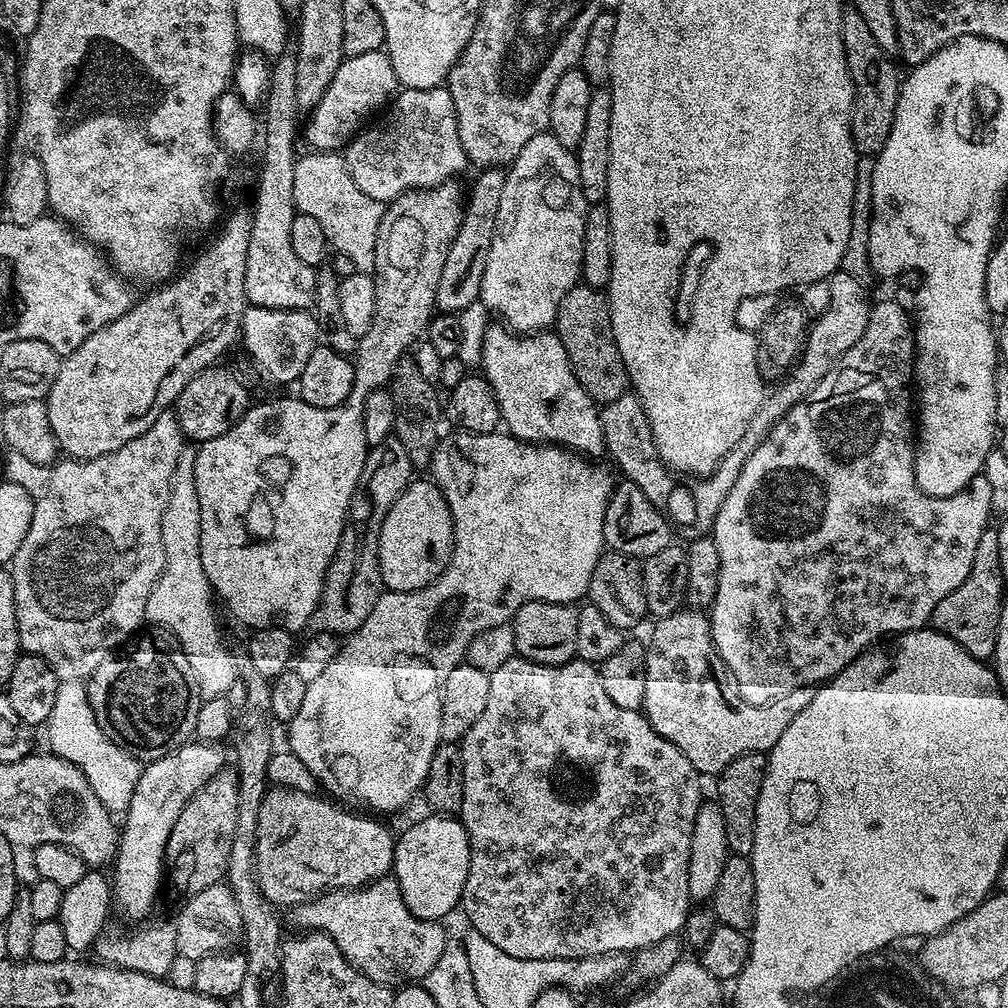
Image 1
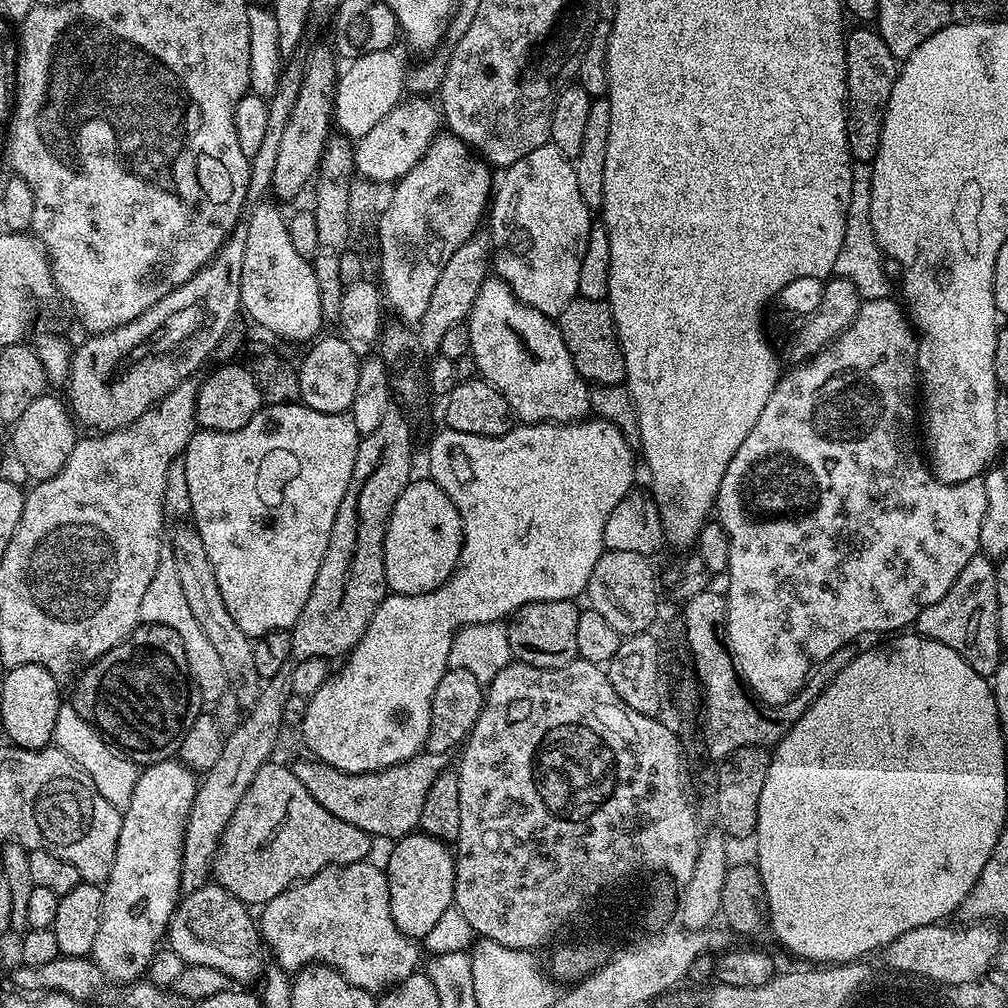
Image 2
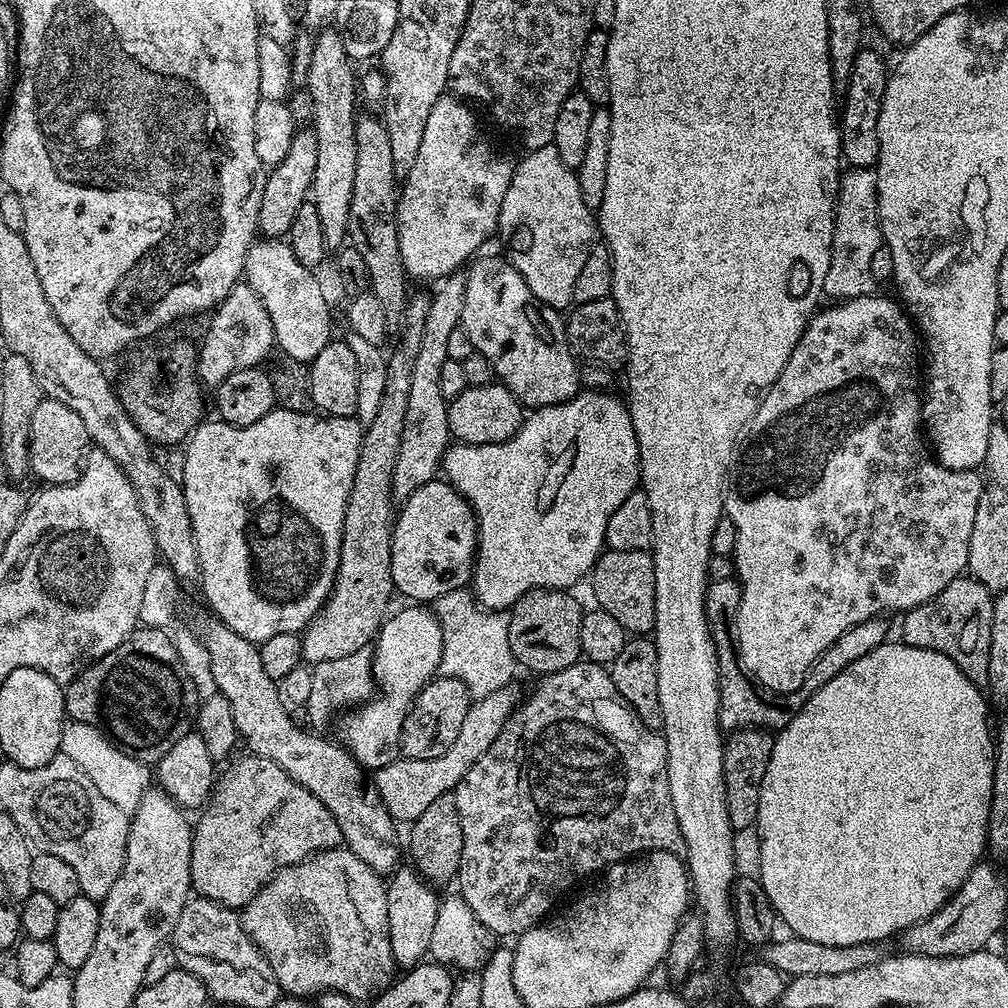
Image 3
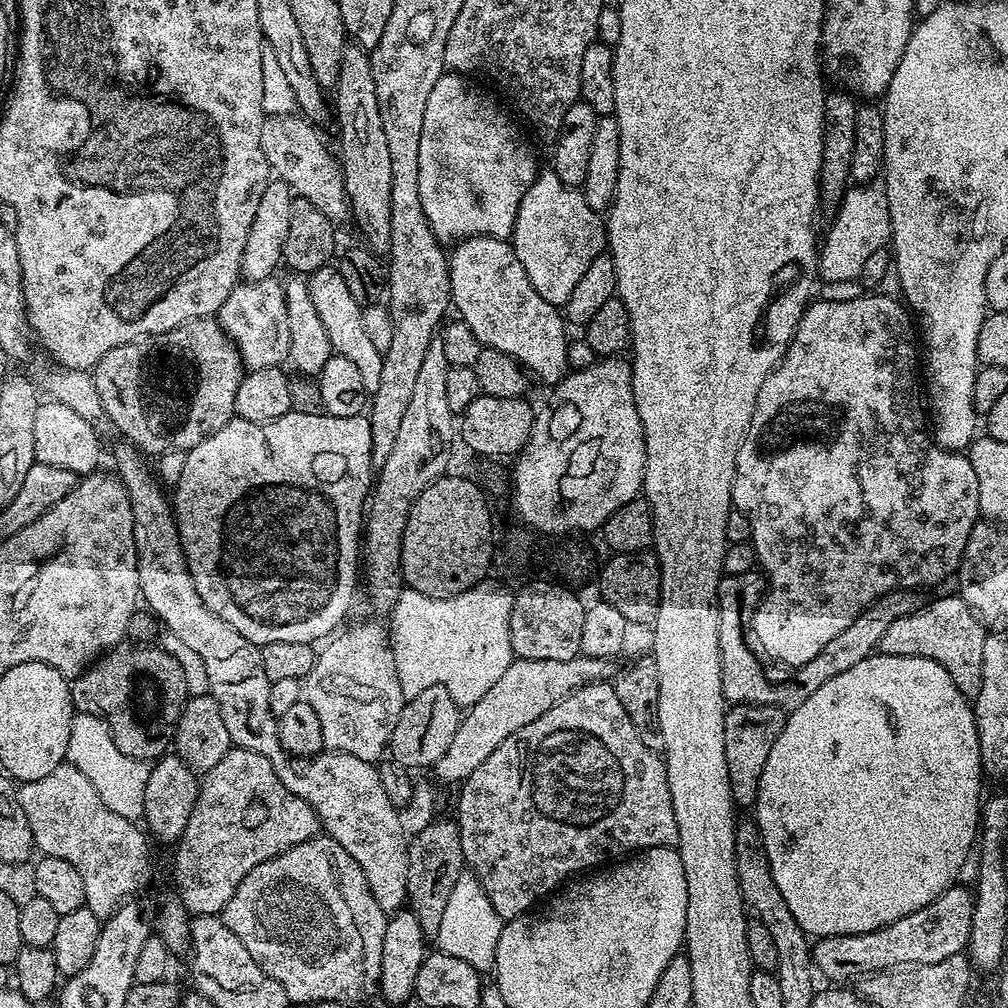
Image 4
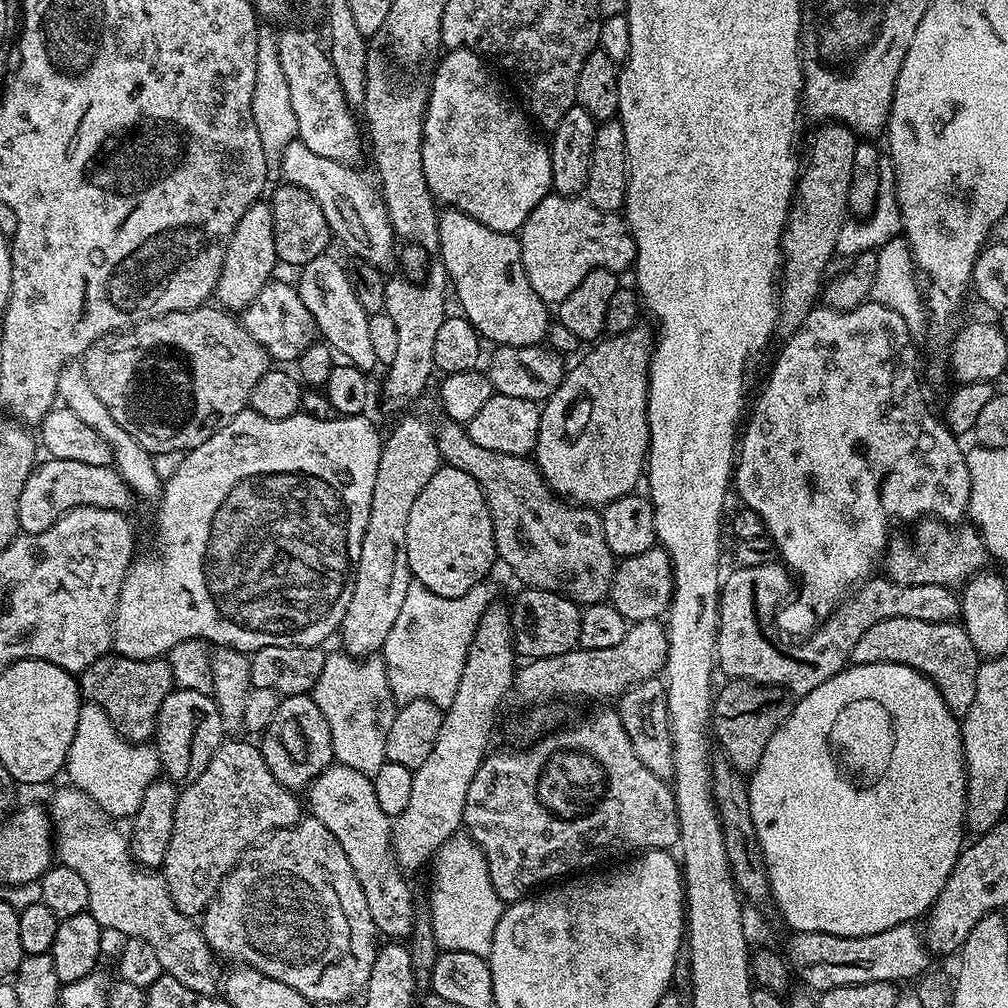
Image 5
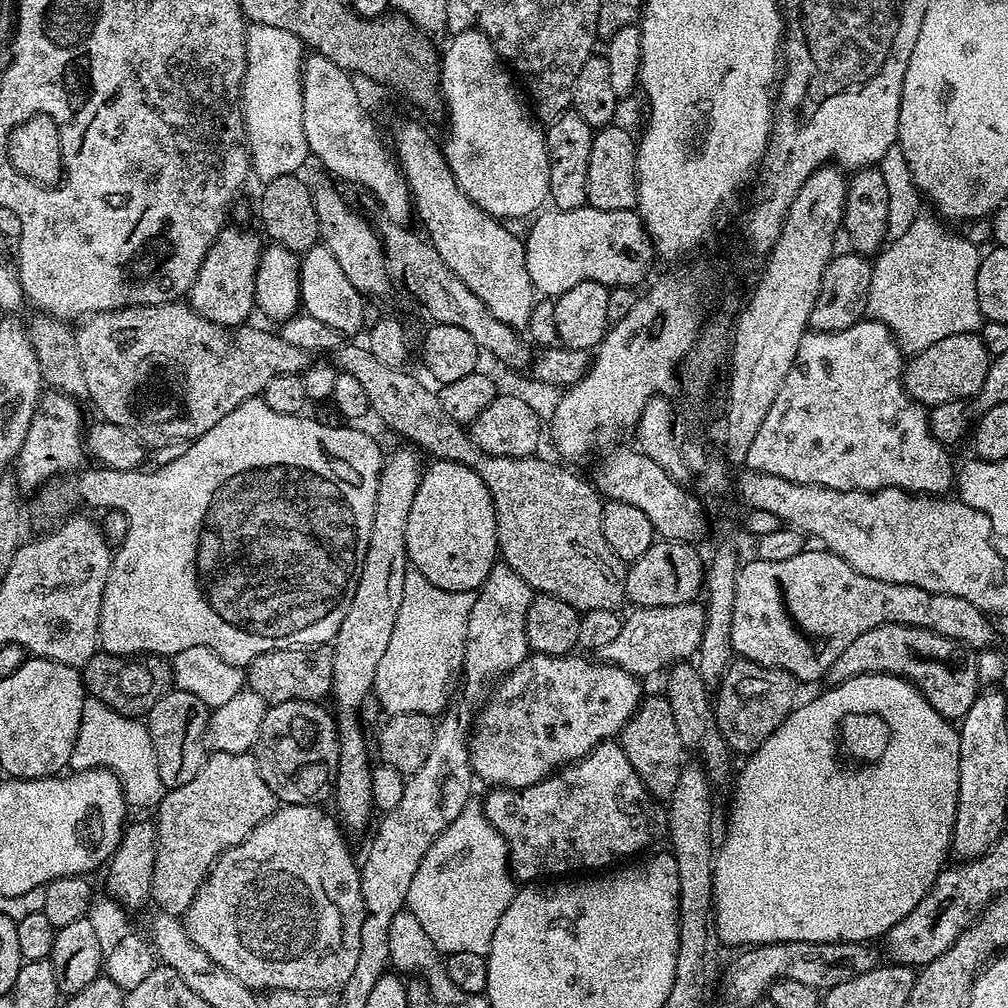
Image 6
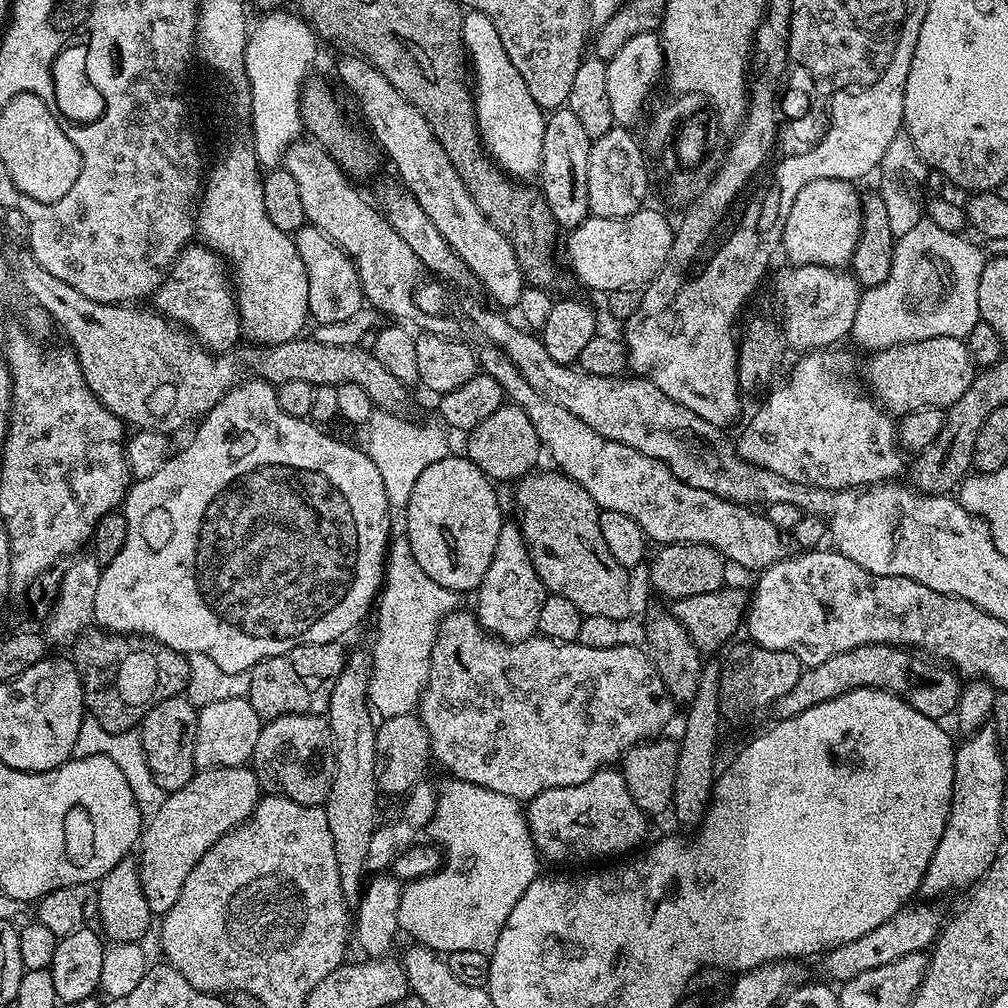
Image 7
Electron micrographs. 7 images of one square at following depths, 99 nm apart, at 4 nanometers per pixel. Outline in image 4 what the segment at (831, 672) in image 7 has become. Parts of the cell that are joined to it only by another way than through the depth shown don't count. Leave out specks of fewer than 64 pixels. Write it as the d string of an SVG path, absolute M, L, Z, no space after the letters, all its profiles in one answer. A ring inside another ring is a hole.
M958 594L940 596L920 607L906 618L898 618L886 626L879 651L885 656L913 656L930 658L954 678L954 686L969 700L975 701L982 690L982 646L986 635L985 625L972 607Z

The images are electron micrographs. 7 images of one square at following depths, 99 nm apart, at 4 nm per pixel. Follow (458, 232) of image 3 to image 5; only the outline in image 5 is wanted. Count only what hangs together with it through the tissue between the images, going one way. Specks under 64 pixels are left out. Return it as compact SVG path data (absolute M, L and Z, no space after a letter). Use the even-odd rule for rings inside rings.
M454 48L441 55L432 74L428 108L424 112L422 170L429 190L441 205L465 212L470 218L482 222L482 226L490 226L490 230L516 234L534 206L552 192L550 148L528 129L529 117L504 97L499 82L492 77L488 67L489 61L471 48Z

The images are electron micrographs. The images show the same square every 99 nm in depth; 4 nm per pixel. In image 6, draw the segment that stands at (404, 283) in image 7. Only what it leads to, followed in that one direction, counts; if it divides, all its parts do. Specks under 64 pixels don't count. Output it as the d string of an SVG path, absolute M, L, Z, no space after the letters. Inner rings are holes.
M316 188L313 191L314 210L318 210L320 223L320 240L323 247L334 254L338 266L342 266L342 274L350 278L350 282L360 291L361 296L384 296L394 281L388 275L388 259L384 257L384 242L379 231L368 220L363 220L350 205L344 201L344 196L336 188Z

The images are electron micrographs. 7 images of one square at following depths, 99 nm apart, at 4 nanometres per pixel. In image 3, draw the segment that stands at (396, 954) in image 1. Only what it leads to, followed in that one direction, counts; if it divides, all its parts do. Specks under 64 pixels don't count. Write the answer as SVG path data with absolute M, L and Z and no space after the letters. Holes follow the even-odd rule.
M341 846L316 852L294 866L283 868L250 898L239 918L248 937L268 957L281 993L292 998L309 998L337 992L357 1002L371 1002L387 990L398 975L394 950L390 950L387 905L388 890L381 873L370 870L362 858Z

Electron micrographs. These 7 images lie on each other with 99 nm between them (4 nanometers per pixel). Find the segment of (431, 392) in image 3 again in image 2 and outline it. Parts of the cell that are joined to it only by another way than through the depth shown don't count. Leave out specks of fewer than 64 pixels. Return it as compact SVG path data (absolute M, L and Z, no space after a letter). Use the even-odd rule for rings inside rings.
M477 230L442 266L442 275L434 285L434 294L430 294L430 303L426 305L426 314L418 321L418 331L422 350L425 354L439 353L442 338L450 326L458 326L467 321L470 310L474 306L474 298L478 298L478 290L482 282L490 275L490 236L487 231Z

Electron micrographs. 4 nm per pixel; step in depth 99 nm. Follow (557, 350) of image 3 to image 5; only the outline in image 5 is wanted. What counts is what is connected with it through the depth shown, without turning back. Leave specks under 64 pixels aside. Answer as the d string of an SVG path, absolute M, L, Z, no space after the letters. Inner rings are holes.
M448 208L440 212L438 238L438 260L444 265L451 291L456 291L459 311L485 341L493 340L496 346L530 346L547 337L550 308L534 294L534 286L526 278L520 241L513 233L490 230L465 212Z

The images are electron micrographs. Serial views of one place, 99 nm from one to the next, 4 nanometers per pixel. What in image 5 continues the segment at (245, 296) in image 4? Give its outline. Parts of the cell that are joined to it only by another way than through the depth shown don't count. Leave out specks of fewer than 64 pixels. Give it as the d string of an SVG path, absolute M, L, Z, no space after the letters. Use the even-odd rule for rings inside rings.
M279 278L269 282L262 290L262 294L258 294L258 298L250 302L250 306L242 309L242 323L244 329L263 346L269 357L276 362L284 362L280 360L299 361L301 354L318 340L316 323L310 310L302 306L299 291L293 285L291 288L290 285L283 284Z

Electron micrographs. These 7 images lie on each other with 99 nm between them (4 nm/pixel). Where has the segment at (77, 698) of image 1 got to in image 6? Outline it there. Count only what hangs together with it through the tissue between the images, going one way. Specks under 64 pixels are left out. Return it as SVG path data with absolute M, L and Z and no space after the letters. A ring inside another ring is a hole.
M95 698L85 699L82 706L82 722L74 742L71 767L77 772L108 768L119 778L125 801L133 809L155 809L162 802L166 791L162 777L158 774L158 758L154 755L154 742L150 742L147 723L140 718L123 716L106 706L106 702Z

